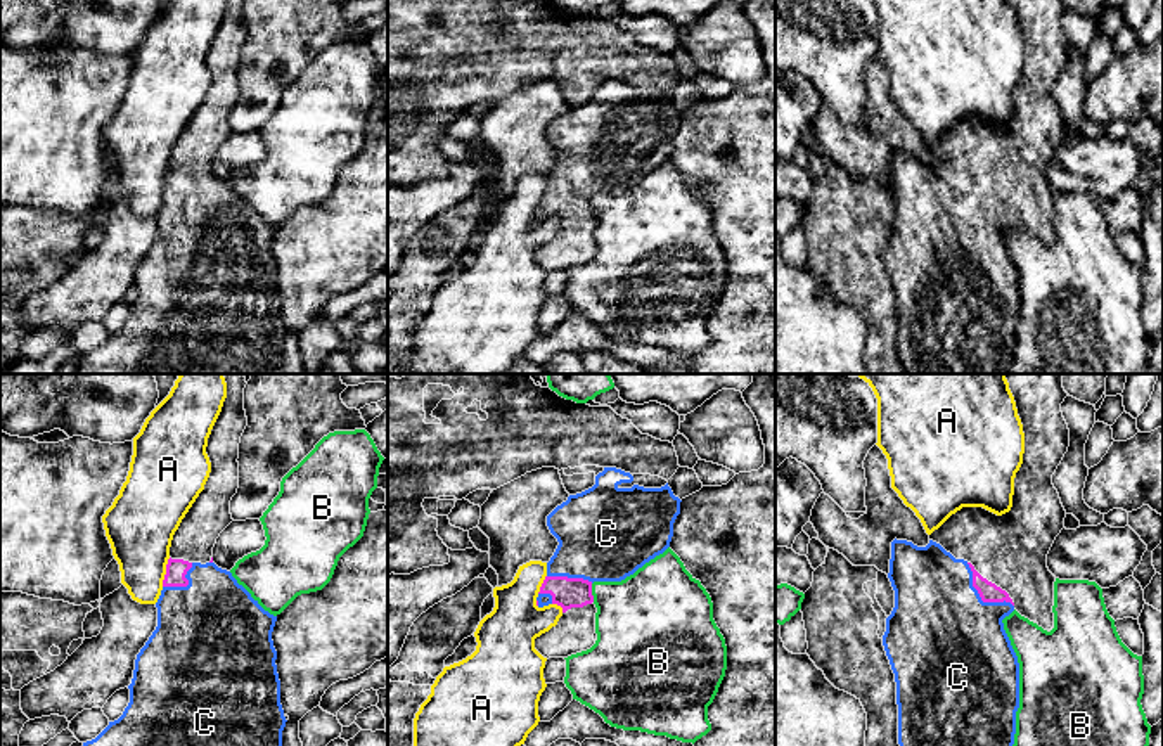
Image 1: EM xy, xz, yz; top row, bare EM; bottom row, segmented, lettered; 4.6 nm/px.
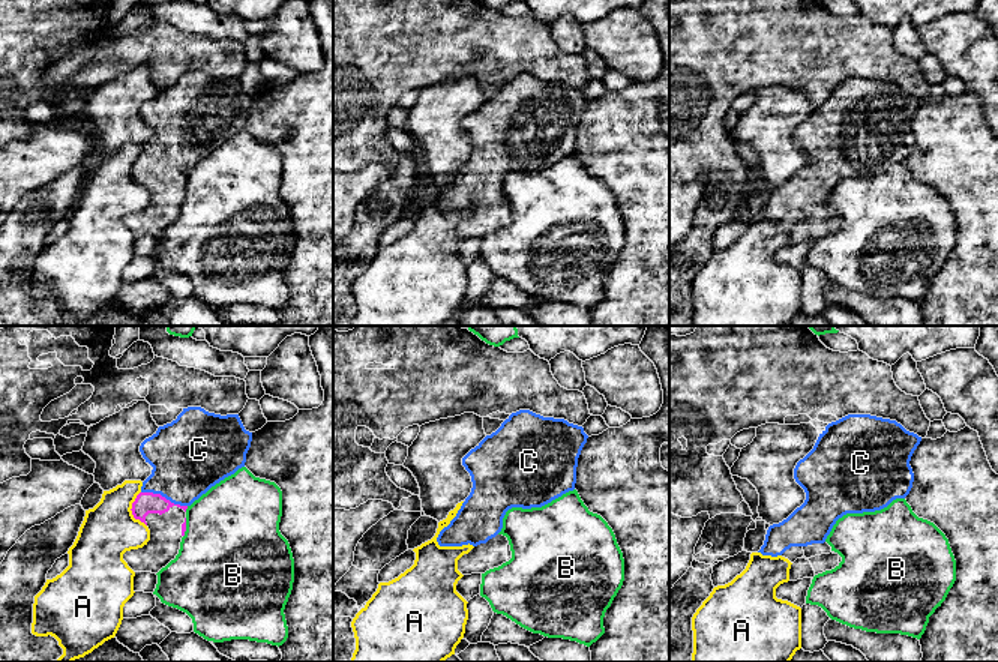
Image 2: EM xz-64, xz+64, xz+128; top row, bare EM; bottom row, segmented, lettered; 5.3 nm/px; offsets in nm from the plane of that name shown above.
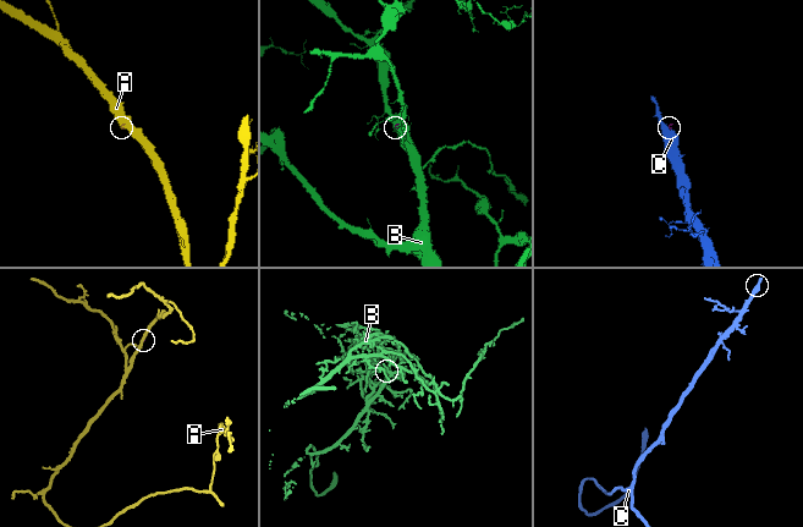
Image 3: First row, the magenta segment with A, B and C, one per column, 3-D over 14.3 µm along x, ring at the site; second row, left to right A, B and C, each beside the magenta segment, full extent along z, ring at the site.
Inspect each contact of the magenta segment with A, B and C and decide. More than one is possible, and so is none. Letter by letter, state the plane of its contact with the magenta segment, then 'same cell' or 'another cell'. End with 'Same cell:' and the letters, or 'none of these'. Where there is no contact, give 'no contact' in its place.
A: meets magenta in xy; another cell
B: meets magenta in xz; another cell
C: meets magenta in yz; same cell
Same cell: C

